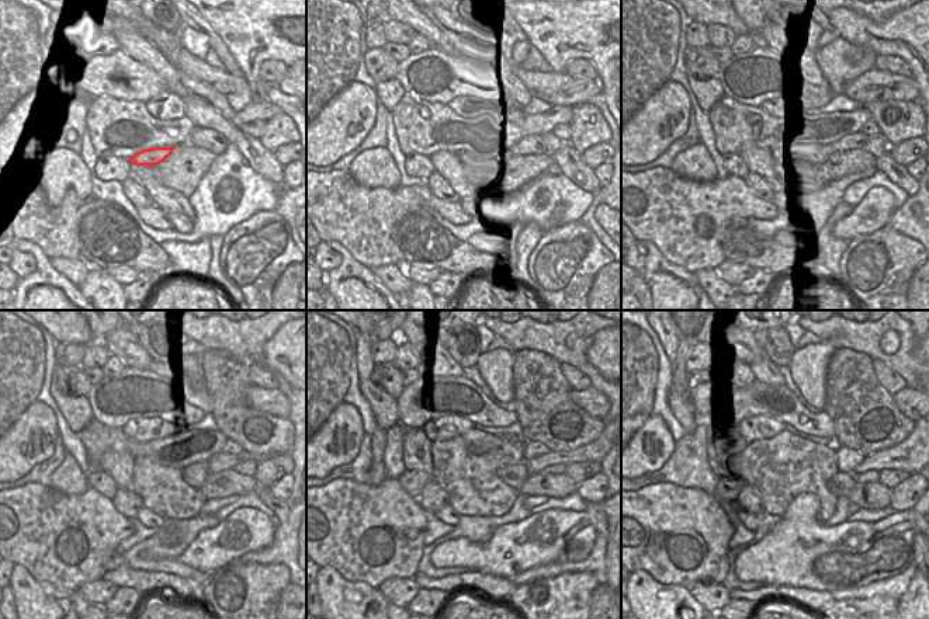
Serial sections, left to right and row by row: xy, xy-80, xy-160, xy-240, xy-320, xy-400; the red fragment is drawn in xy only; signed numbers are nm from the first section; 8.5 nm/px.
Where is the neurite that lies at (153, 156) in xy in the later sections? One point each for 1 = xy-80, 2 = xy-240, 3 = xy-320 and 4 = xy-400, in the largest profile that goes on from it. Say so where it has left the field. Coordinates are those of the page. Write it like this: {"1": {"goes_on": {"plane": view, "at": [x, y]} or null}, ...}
{"1": {"goes_on": {"plane": "xy-80", "at": [477, 153]}}, "2": {"goes_on": {"plane": "xy-240", "at": [194, 476]}}, "3": {"goes_on": {"plane": "xy-320", "at": [515, 476]}}, "4": {"goes_on": {"plane": "xy-400", "at": [841, 483]}}}

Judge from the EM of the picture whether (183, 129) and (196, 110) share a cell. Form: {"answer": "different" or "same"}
{"answer": "different"}

